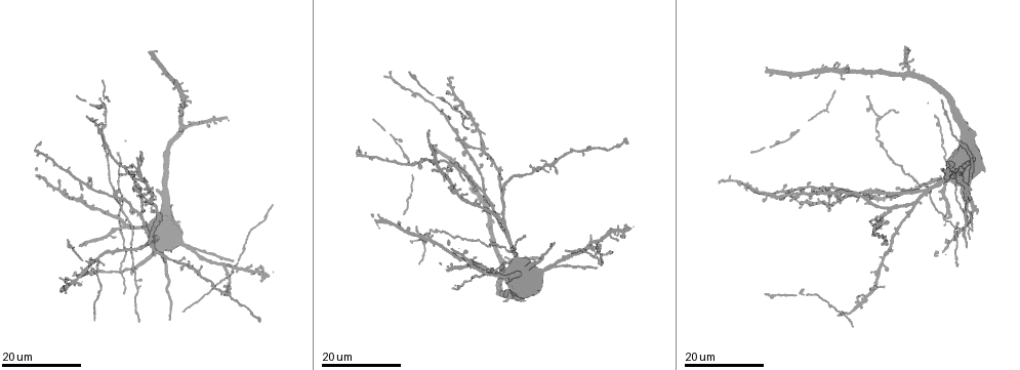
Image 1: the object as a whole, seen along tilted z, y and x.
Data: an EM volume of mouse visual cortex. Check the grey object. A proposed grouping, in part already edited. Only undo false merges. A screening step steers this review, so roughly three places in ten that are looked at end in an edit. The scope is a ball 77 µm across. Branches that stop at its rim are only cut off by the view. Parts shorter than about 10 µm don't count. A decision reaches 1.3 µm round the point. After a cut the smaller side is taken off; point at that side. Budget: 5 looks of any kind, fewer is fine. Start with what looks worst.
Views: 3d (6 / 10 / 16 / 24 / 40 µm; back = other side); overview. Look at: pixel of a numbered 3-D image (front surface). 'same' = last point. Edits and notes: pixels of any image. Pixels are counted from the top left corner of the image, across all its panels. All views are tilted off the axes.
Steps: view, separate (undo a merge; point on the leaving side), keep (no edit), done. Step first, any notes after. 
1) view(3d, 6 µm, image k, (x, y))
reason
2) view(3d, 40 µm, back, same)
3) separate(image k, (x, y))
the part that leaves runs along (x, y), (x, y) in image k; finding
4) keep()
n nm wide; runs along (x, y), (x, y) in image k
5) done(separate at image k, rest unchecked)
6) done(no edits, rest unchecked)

view(3d, 24 µm, image 1, (103, 124))
small branch off a trunk

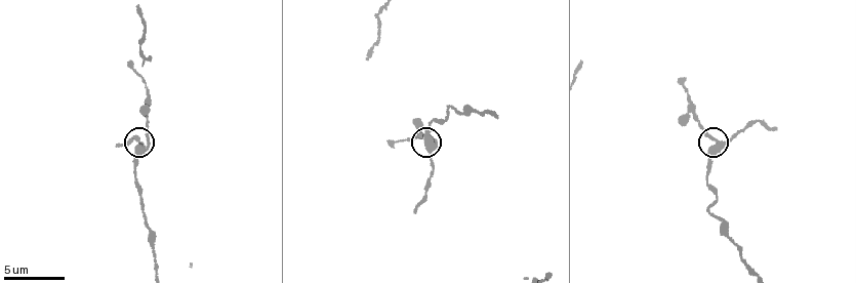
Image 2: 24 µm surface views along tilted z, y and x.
view(3d, 6 µm, image 2, (147, 147))

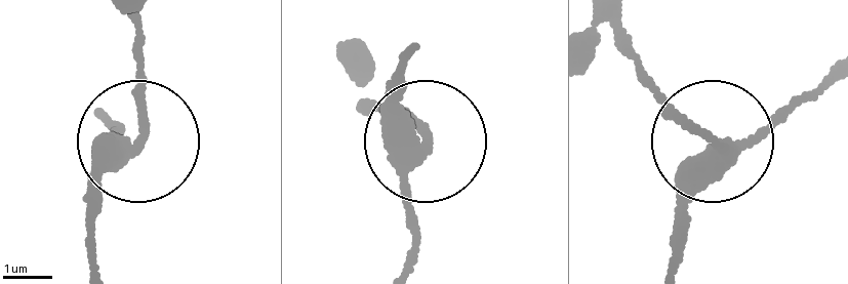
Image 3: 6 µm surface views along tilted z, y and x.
keep()
260 nm wide; runs along (89, 257), (102, 174), (142, 129), (137, 18) in image 3; all the same neuron

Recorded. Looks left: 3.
view(3d, 24 µm, image 1, (873, 191))
four or more arms meet

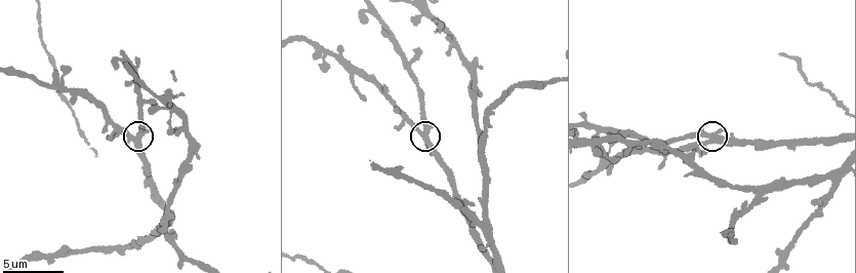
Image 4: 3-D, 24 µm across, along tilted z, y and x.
view(3d, 10 µm, image 4, (136, 136))
zoom in

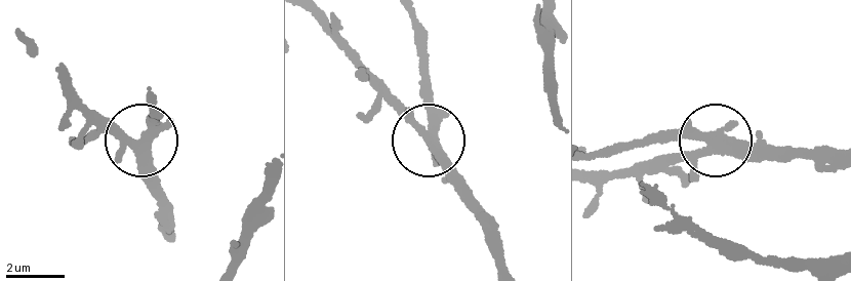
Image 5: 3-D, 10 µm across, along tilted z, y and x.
keep()
5 arms; one neuron here

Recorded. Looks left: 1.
view(3d, 10 µm, image 4, (160, 98))
looks like a crossing

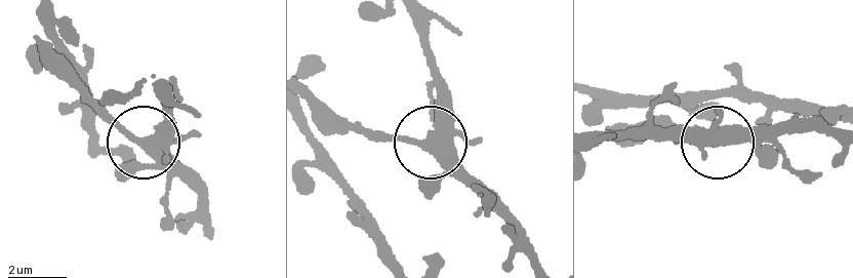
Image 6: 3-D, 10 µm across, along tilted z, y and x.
keep()
5 arms; continuous, no second neuron

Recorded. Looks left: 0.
done(no edits, rest unchecked)

